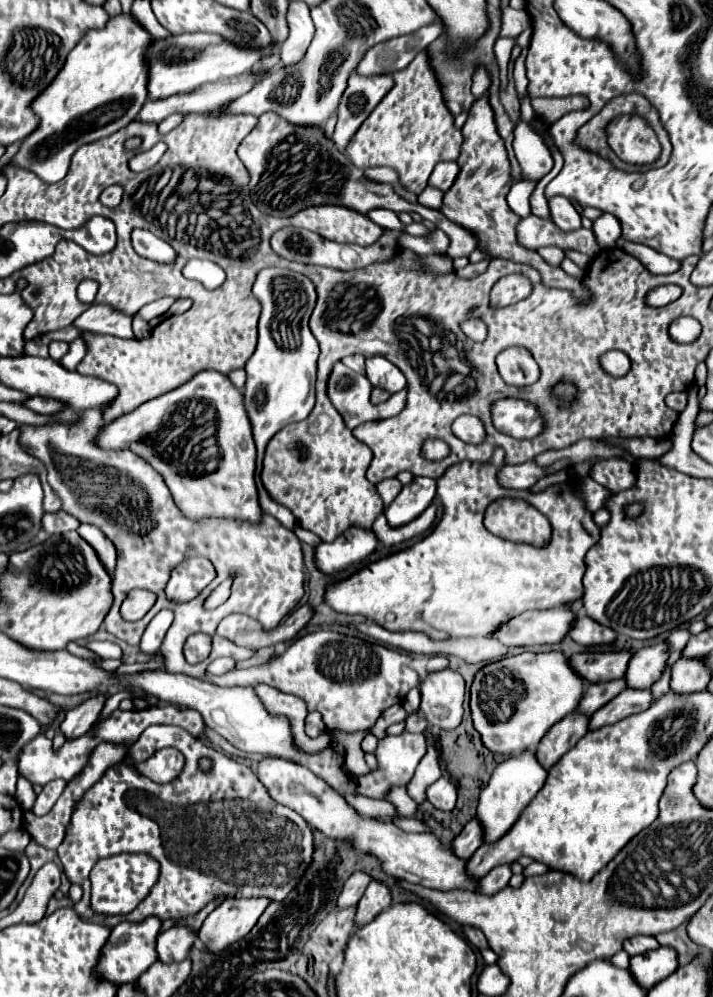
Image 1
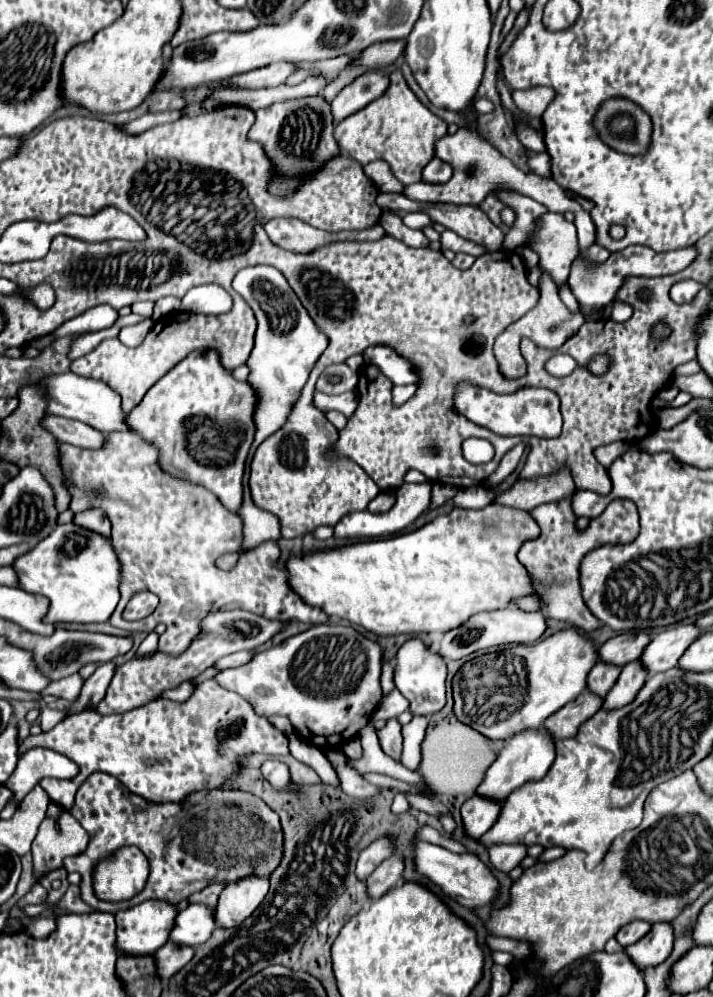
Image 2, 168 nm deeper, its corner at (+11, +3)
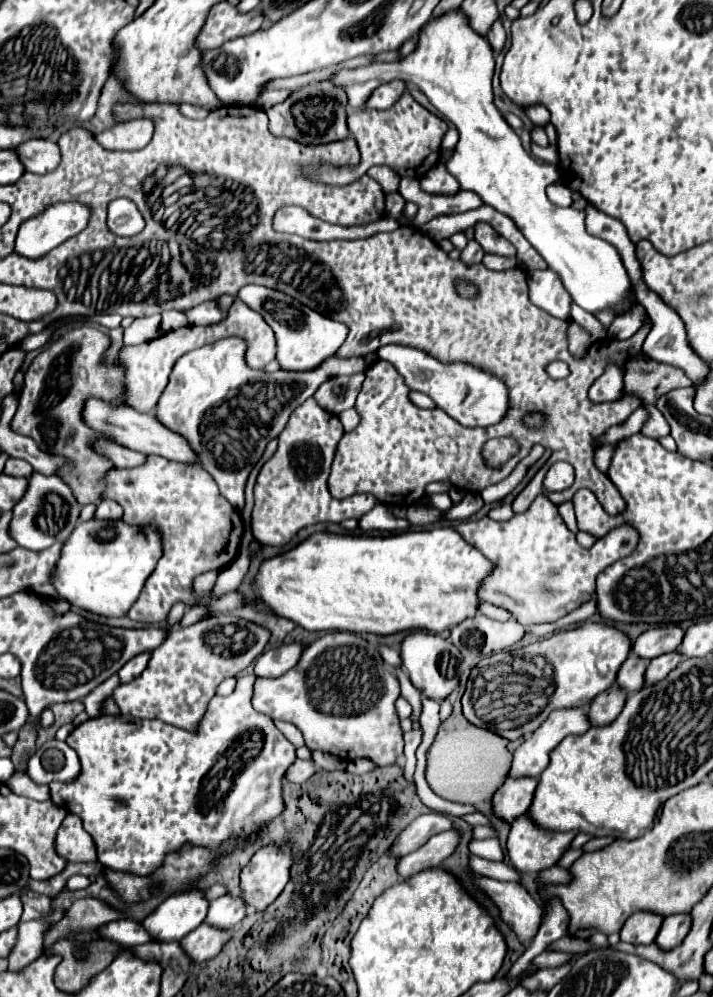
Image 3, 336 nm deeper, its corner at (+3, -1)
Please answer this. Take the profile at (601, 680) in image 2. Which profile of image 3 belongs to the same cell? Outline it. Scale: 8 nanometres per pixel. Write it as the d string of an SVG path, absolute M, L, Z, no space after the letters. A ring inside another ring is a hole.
M630 654L628 660L624 662L624 666L620 668L618 678L616 678L618 686L624 686L624 690L628 690L628 692L640 690L644 686L644 672L646 672L648 664L650 664L650 660L640 658L636 654ZM634 658L638 658L638 660L634 660Z

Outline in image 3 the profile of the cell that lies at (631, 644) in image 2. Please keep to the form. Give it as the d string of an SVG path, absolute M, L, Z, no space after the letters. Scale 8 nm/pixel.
M674 624L658 626L638 636L632 646L632 652L652 660L660 654L674 652L682 644L682 638L684 638L684 630L680 626L674 626Z

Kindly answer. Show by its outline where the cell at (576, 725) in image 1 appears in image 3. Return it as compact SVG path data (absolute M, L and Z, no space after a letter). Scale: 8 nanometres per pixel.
M614 684L610 688L610 692L598 694L596 700L592 702L590 710L588 710L592 726L596 726L596 724L600 724L600 726L610 724L620 714L620 710L624 708L626 696L628 696L628 692L622 690L618 684Z

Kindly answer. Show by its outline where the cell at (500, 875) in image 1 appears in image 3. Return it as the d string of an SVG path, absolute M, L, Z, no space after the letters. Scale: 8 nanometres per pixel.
M522 814L512 822L506 852L520 872L540 872L558 864L558 860L570 850L576 834L578 832L544 830L534 824L528 814Z

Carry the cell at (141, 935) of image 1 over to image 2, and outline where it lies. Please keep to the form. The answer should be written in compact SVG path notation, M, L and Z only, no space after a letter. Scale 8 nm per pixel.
M146 900L132 910L124 910L116 914L116 952L124 956L150 956L160 946L164 946L168 938L168 930L172 928L172 918L176 918L176 906L160 900Z

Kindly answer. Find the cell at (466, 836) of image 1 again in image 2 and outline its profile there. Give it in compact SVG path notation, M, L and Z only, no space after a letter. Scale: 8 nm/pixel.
M472 796L468 802L462 806L462 824L464 824L464 834L468 838L478 840L490 826L496 822L500 814L500 802L492 802L480 796Z

